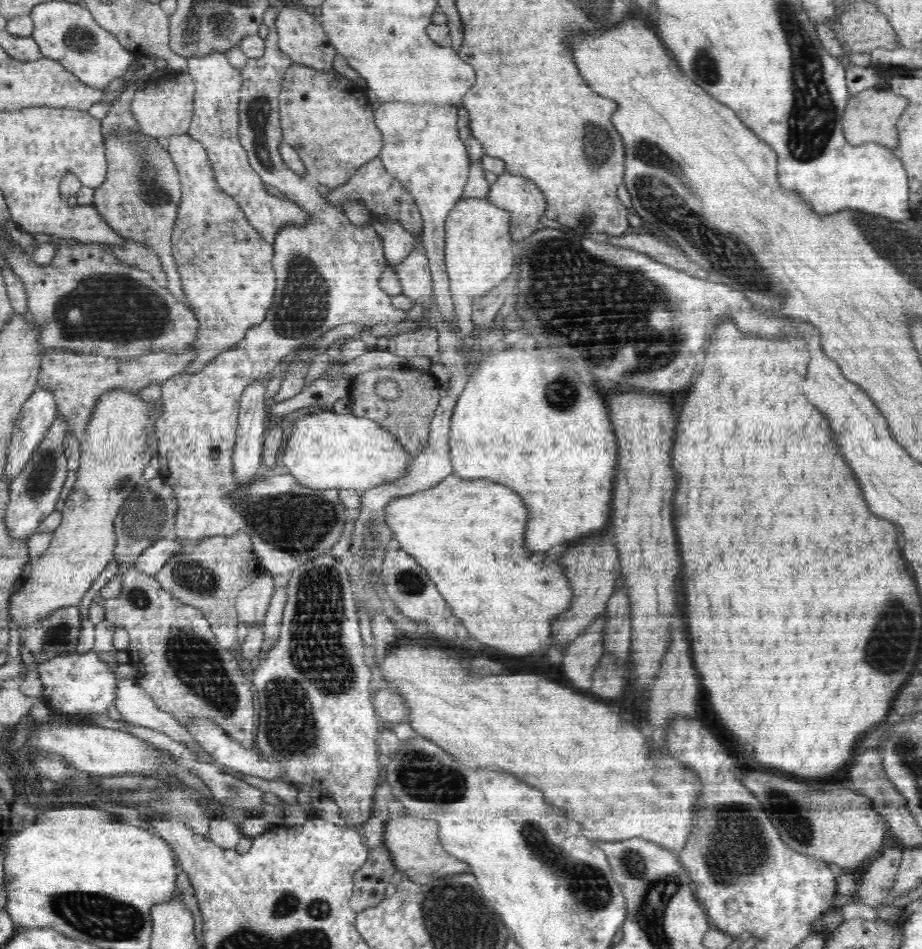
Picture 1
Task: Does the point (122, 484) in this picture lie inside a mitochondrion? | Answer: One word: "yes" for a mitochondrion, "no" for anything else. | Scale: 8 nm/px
yes

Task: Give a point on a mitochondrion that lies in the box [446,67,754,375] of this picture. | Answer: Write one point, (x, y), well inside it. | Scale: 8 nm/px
(596, 142)

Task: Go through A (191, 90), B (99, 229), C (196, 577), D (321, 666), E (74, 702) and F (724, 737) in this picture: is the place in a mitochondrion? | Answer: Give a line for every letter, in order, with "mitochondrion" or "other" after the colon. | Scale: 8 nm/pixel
A: other
B: other
C: mitochondrion
D: mitochondrion
E: other
F: other

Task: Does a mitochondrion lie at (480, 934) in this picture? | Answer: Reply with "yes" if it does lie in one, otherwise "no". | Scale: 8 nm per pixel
yes

